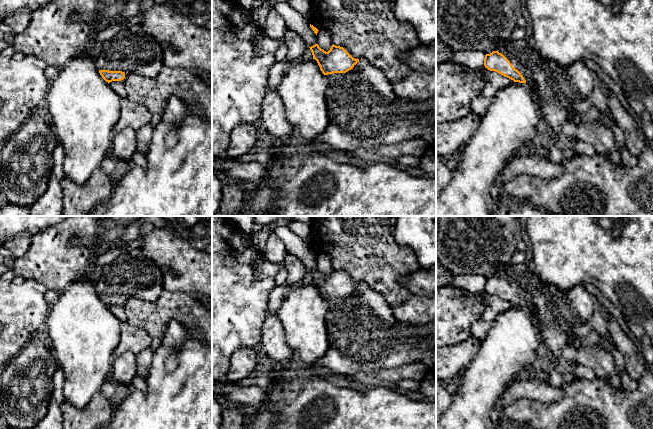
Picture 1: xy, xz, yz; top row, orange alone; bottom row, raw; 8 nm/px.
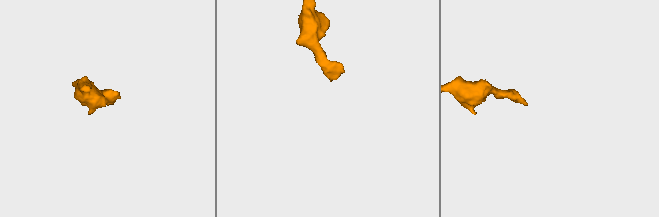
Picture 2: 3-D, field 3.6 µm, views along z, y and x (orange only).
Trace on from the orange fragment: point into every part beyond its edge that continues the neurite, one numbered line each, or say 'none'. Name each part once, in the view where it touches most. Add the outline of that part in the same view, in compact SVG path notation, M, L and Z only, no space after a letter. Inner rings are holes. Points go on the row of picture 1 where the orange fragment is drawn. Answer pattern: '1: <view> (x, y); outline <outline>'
1: yz (560, 88); outline M532 40L502 41L497 50L503 54L524 77L526 82L535 85L542 104L542 115L553 132L560 135L561 127L569 119L573 107L588 99L595 87L595 74L587 67L585 60L578 60L568 67L561 67L541 57L534 48Z

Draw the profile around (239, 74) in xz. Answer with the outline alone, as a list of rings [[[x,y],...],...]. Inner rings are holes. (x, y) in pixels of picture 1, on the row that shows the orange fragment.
[[[212,0],[212,154],[217,157],[227,149],[235,127],[261,119],[269,73],[276,64],[274,54],[256,52],[254,42],[264,33],[246,11],[236,0]]]

